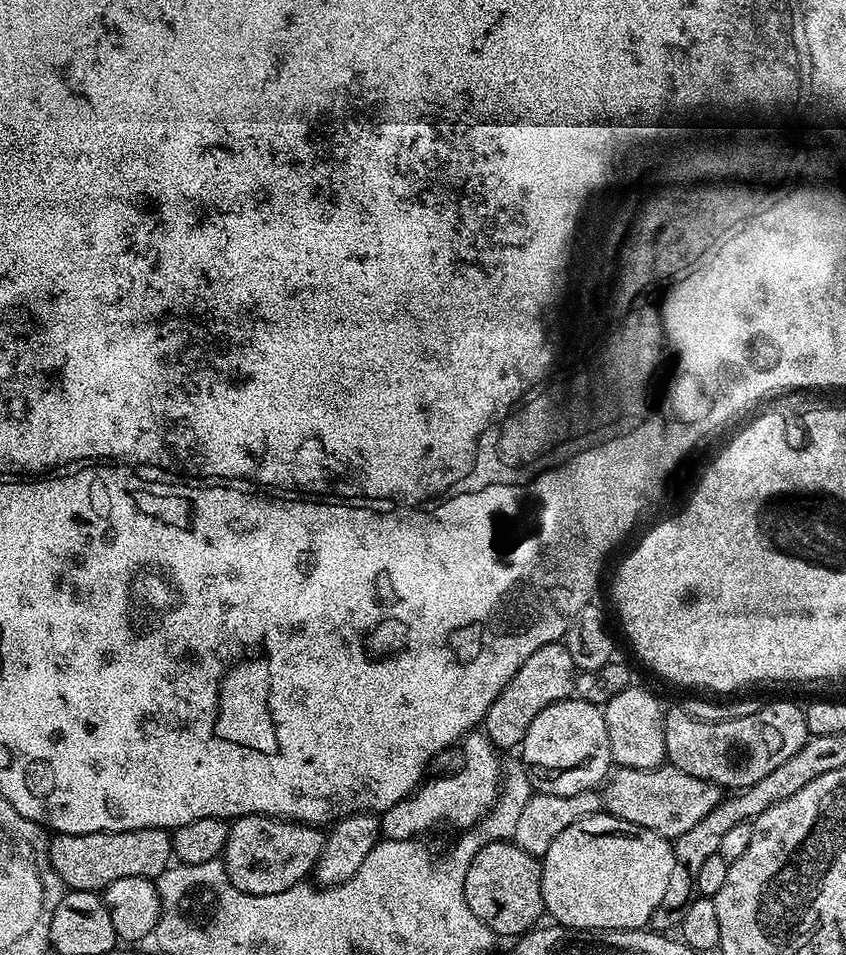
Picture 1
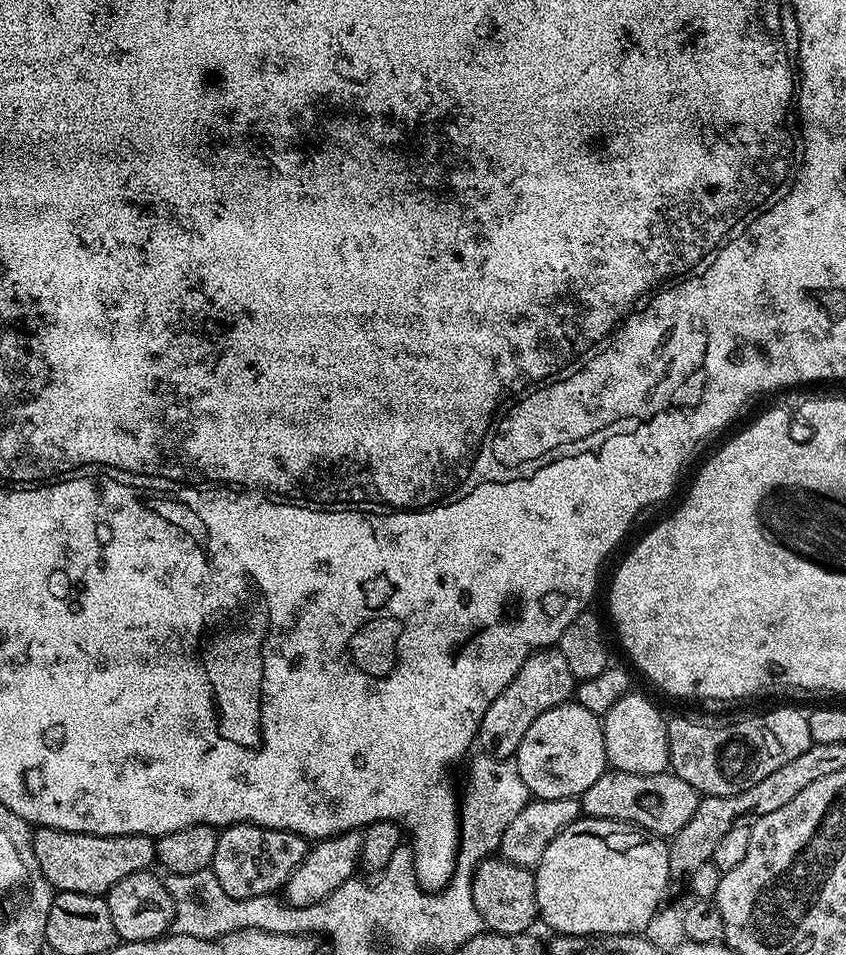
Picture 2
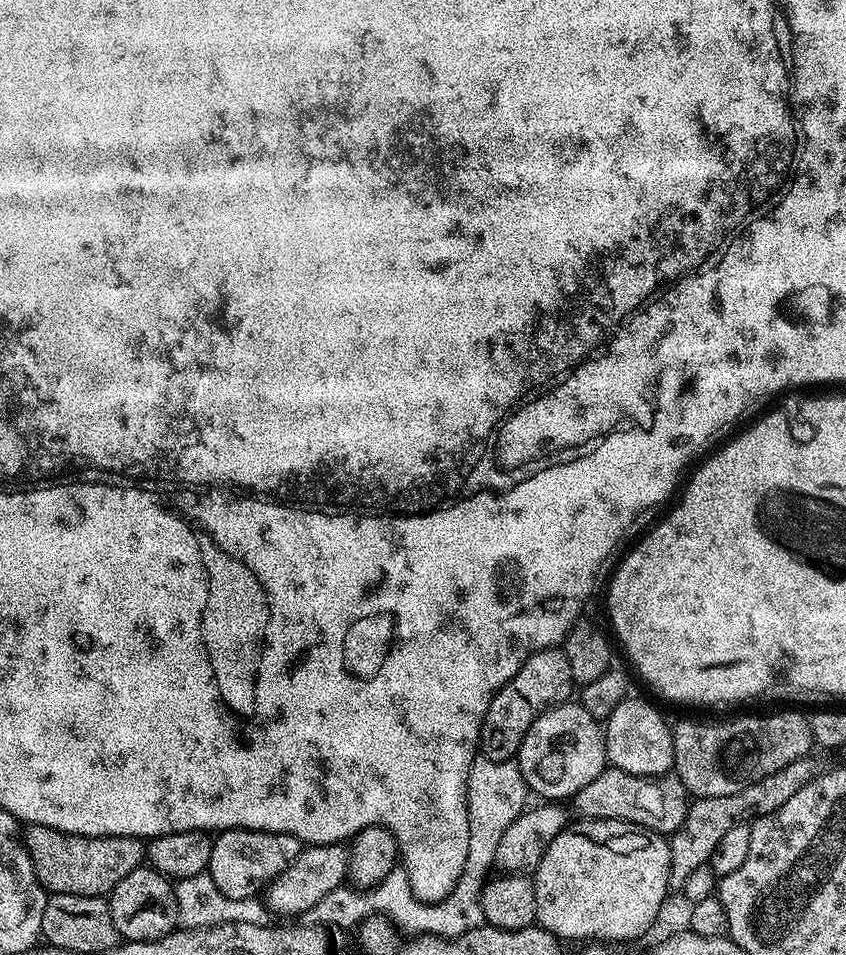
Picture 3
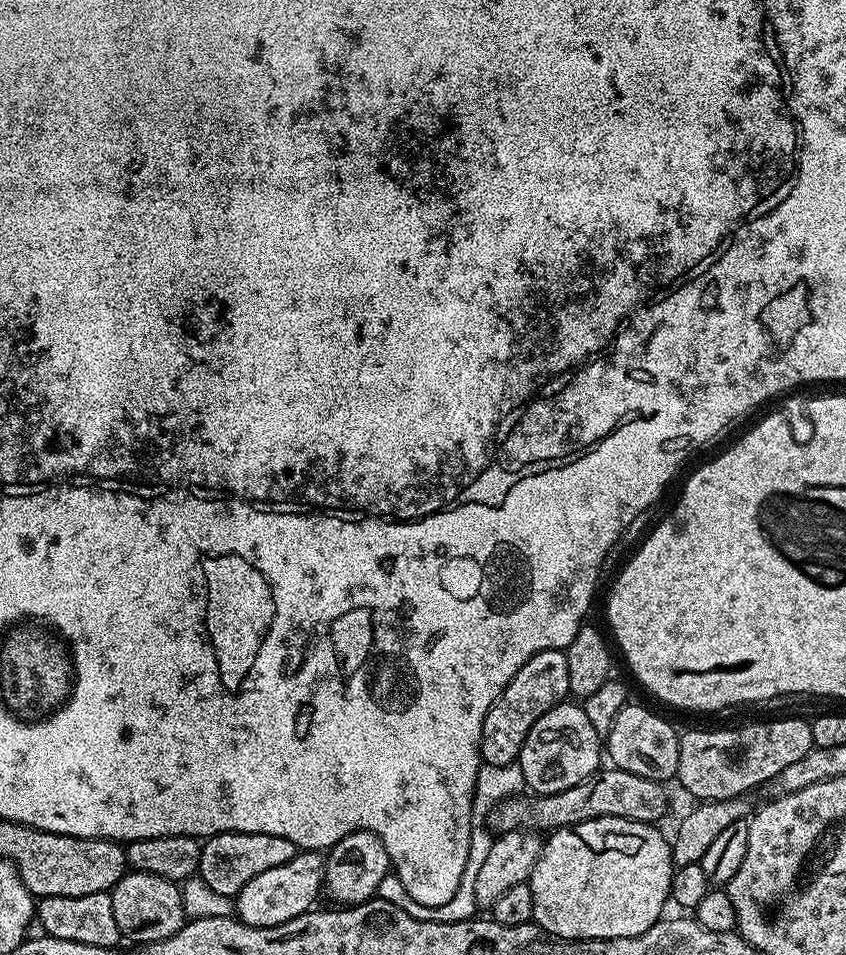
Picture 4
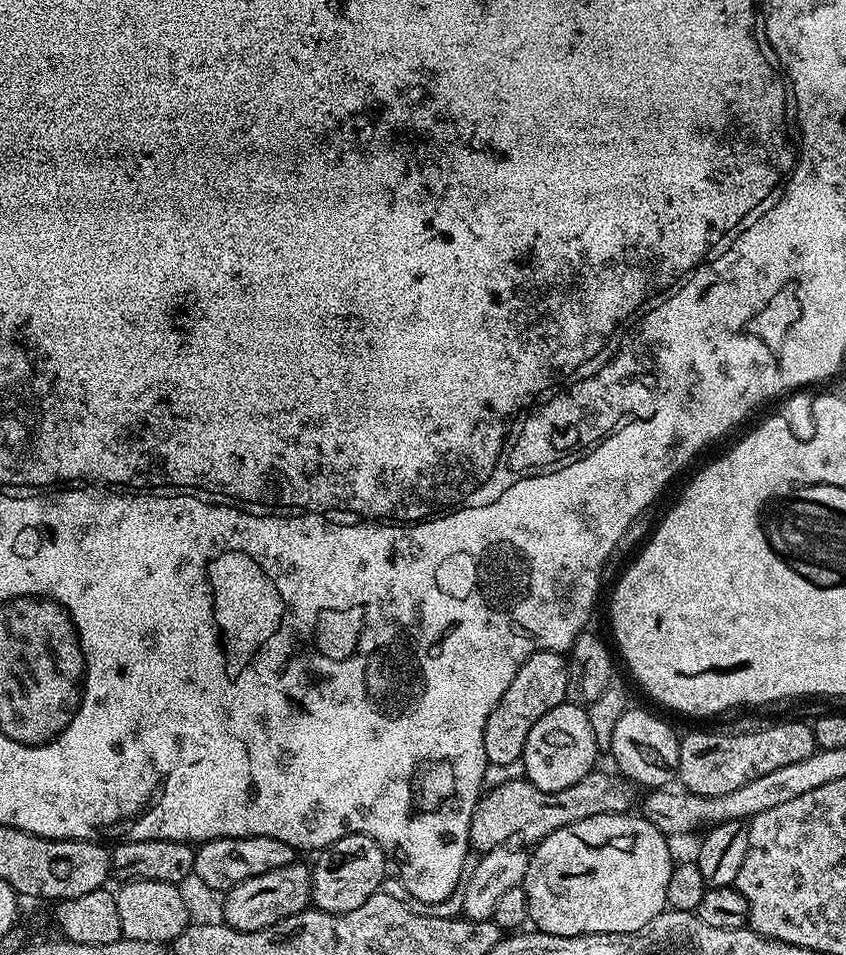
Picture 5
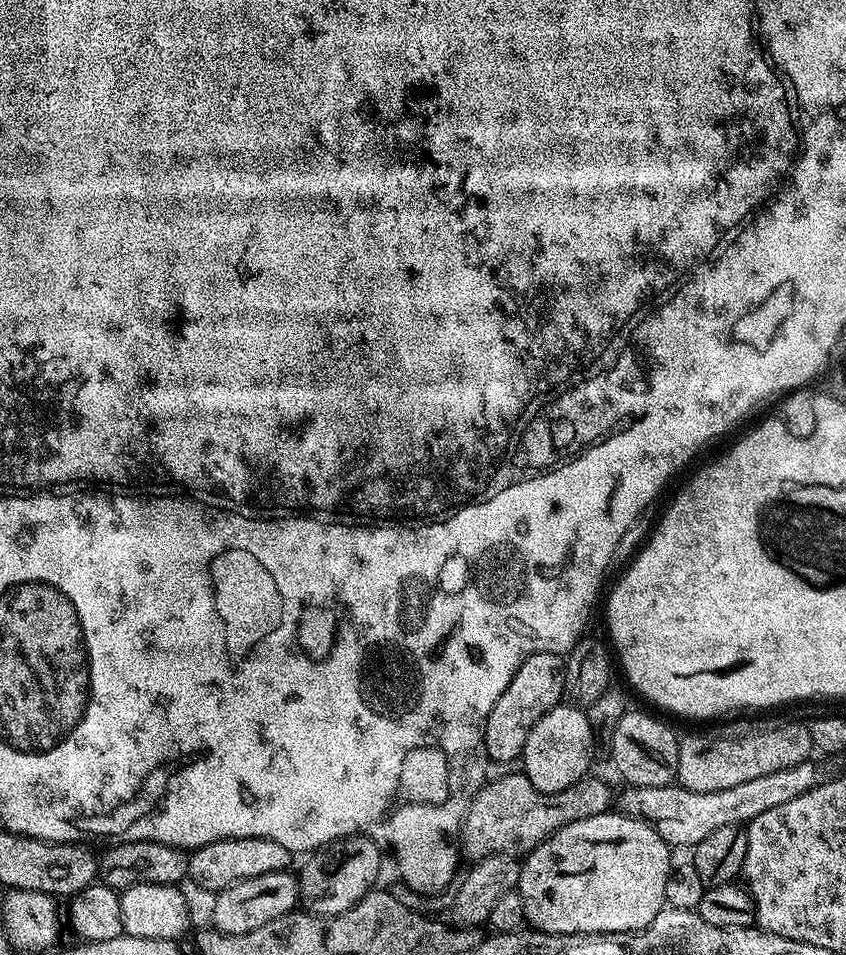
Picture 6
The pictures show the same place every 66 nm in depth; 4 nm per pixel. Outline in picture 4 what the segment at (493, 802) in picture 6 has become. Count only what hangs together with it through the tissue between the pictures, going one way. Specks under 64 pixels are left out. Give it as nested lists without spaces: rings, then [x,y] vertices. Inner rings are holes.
[[[604,766],[595,776],[578,782],[578,786],[570,786],[570,790],[562,790],[549,796],[537,795],[535,798],[521,794],[503,800],[488,816],[486,824],[496,834],[517,830],[541,830],[540,828],[555,830],[603,816],[652,824],[660,822],[656,820],[662,819],[668,808],[668,796],[664,793],[664,788],[665,785],[661,781],[642,778],[615,766]]]

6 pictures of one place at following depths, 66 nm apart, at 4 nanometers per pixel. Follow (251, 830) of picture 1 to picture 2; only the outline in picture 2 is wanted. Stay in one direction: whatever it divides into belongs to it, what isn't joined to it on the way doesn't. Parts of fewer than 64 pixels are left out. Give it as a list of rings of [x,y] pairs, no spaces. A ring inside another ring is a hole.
[[[230,824],[220,832],[211,870],[218,878],[218,884],[222,886],[224,893],[230,898],[249,900],[255,896],[270,896],[279,893],[288,883],[290,874],[294,874],[298,865],[308,857],[309,847],[309,841],[293,832],[263,828],[257,824]]]

